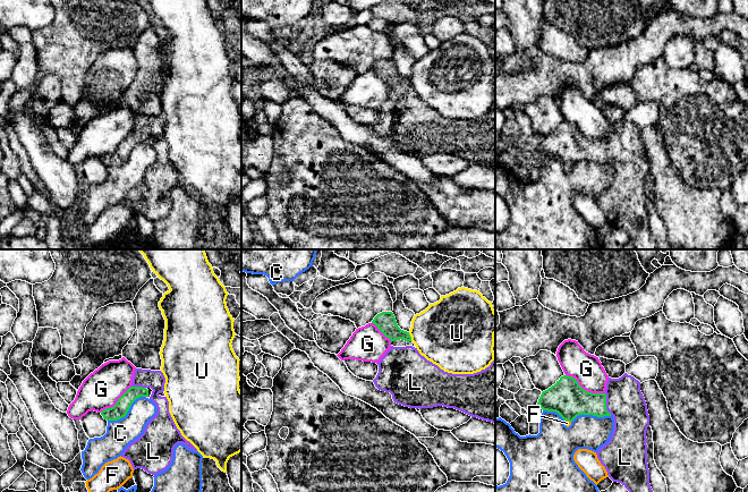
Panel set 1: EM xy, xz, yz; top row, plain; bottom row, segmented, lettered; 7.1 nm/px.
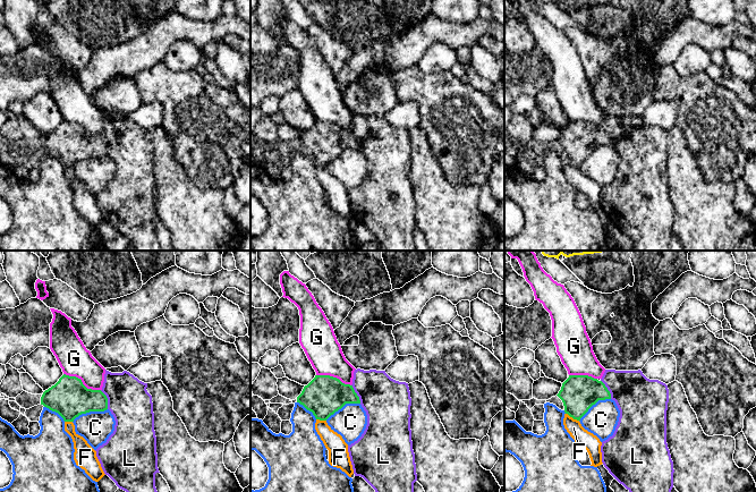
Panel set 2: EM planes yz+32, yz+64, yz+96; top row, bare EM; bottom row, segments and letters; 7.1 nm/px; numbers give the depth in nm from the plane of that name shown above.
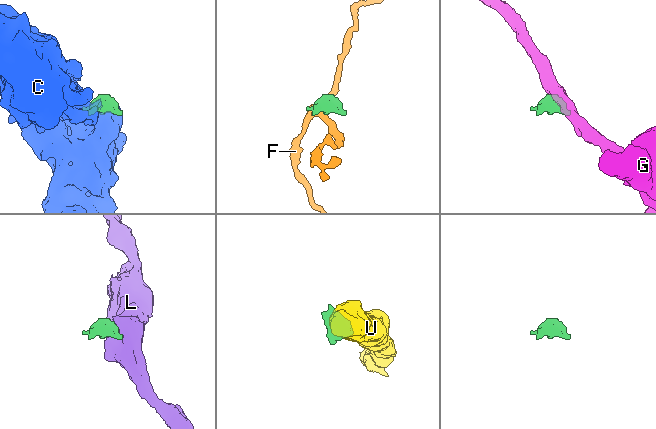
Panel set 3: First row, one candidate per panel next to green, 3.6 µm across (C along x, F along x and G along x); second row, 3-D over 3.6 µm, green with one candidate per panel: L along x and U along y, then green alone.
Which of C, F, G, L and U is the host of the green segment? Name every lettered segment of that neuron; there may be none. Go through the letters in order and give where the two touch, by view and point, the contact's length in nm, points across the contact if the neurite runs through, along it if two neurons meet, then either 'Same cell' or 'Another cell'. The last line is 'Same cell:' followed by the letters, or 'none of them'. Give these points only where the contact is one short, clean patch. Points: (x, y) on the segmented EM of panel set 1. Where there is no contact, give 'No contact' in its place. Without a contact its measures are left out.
C: Touches green at xy (127, 412). Shared border 320 nm. Another cell
F: Touches green at yz (568, 420). Shared border 40 nm. Boundary: yz (566, 420), (570, 422). Another cell
G: Touches green at yz (585, 390). Shared border 320 nm. Another cell
L: Touches green at yz (605, 404). Shared border 160 nm. Path across: yz (570, 400), (605, 404), (625, 401). Same cell
U: Touches green at xz (410, 337). Shared border 70 nm. Boundary: xz (408, 332), (411, 340). Another cell
Same cell: L

